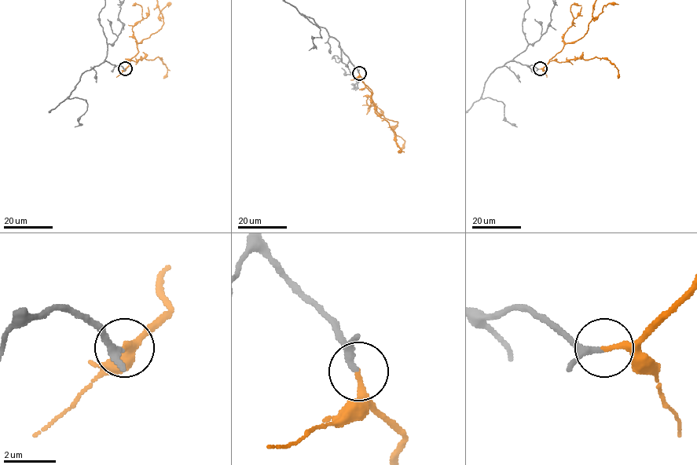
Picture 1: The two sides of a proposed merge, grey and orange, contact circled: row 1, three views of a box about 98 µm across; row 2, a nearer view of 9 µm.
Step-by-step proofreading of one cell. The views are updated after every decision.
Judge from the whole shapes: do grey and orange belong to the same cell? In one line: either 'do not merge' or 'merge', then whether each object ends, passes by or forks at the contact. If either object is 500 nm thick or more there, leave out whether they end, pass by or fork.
merge; grey passes by; orange ends there

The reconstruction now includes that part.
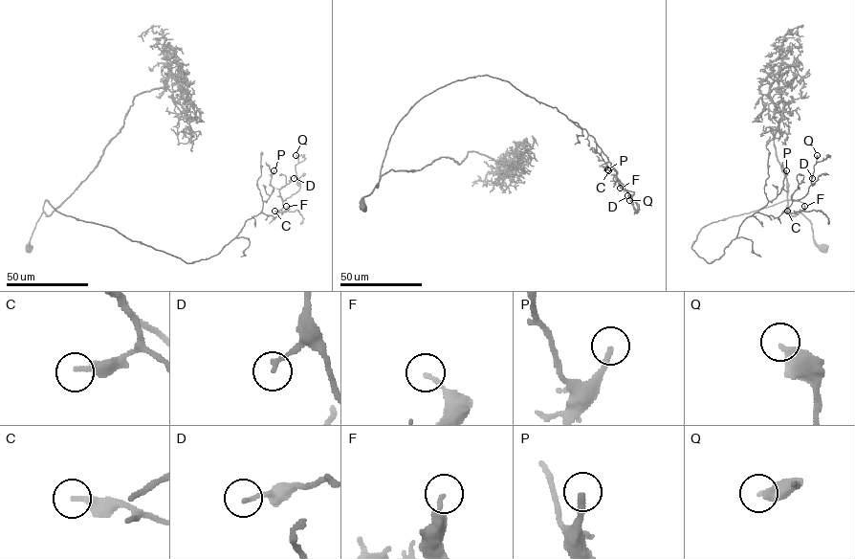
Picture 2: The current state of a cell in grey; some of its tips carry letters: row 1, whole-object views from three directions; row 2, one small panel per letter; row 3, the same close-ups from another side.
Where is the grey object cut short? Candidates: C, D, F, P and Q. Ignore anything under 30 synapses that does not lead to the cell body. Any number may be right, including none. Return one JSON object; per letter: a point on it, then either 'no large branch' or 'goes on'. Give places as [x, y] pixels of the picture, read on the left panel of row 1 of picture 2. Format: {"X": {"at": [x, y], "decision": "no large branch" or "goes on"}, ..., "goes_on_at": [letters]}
{"C": {"at": [274, 211], "decision": "no large branch"}, "D": {"at": [294, 178], "decision": "no large branch"}, "F": {"at": [286, 206], "decision": "no large branch"}, "P": {"at": [274, 170], "decision": "goes on"}, "Q": {"at": [295, 155], "decision": "no large branch"}, "goes_on_at": ["P"]}

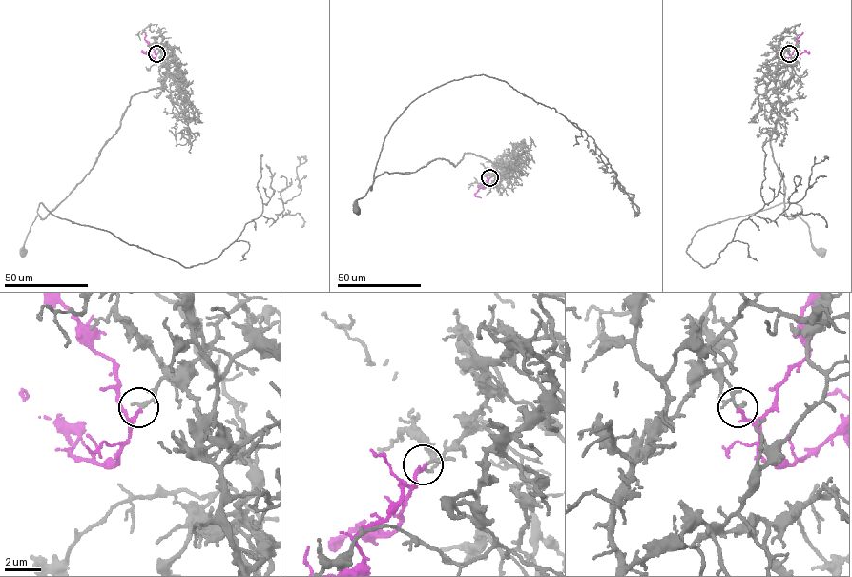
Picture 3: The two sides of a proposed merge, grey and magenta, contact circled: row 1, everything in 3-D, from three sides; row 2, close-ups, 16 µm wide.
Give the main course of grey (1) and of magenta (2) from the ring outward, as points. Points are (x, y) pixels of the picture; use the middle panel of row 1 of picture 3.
1: (489, 177), (498, 162), (471, 153), (465, 153), (455, 166), (437, 158), (414, 172), (384, 172), (355, 208)
2: (489, 177), (475, 194), (479, 196)

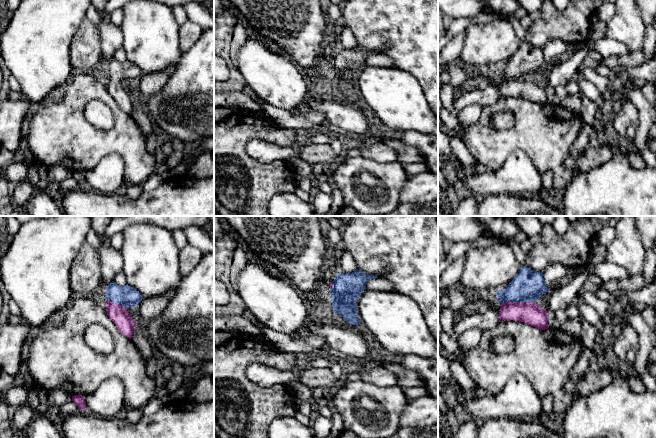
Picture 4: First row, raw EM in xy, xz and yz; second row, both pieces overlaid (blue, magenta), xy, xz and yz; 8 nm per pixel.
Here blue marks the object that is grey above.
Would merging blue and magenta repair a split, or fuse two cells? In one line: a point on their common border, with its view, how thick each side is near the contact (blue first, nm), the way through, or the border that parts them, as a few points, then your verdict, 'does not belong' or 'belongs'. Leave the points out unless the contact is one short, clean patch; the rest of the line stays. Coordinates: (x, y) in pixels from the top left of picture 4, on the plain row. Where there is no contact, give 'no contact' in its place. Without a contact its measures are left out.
meets blue in yz at (517, 77); 260 nm thick on the blue side, 180 nm on the other; runs through yz (527, 62), (520, 69), (517, 77), (530, 89); belongs

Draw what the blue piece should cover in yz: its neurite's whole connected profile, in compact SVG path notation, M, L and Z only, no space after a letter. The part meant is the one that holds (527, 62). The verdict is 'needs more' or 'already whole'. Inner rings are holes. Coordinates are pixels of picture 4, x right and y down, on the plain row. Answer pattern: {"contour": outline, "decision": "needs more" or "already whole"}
{"contour": "M522 42L507 63L495 69L502 80L499 95L521 97L541 106L548 105L549 89L534 78L548 66L543 48Z", "decision": "needs more"}

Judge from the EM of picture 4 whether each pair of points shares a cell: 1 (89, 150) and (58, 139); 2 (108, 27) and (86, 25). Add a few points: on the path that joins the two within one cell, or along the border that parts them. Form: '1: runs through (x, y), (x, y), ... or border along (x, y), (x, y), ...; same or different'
1: runs through (81, 146), (66, 139); same
2: border along (96, 26), (99, 32), (101, 49); different

